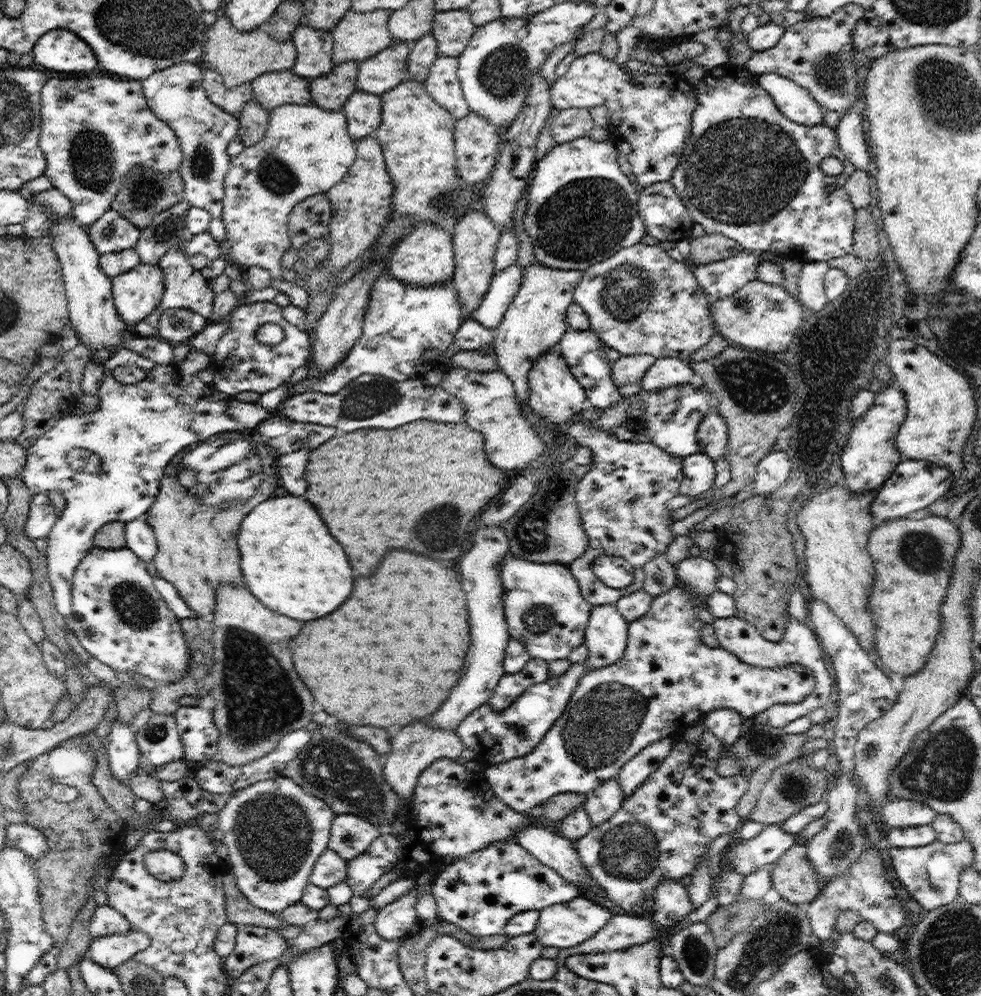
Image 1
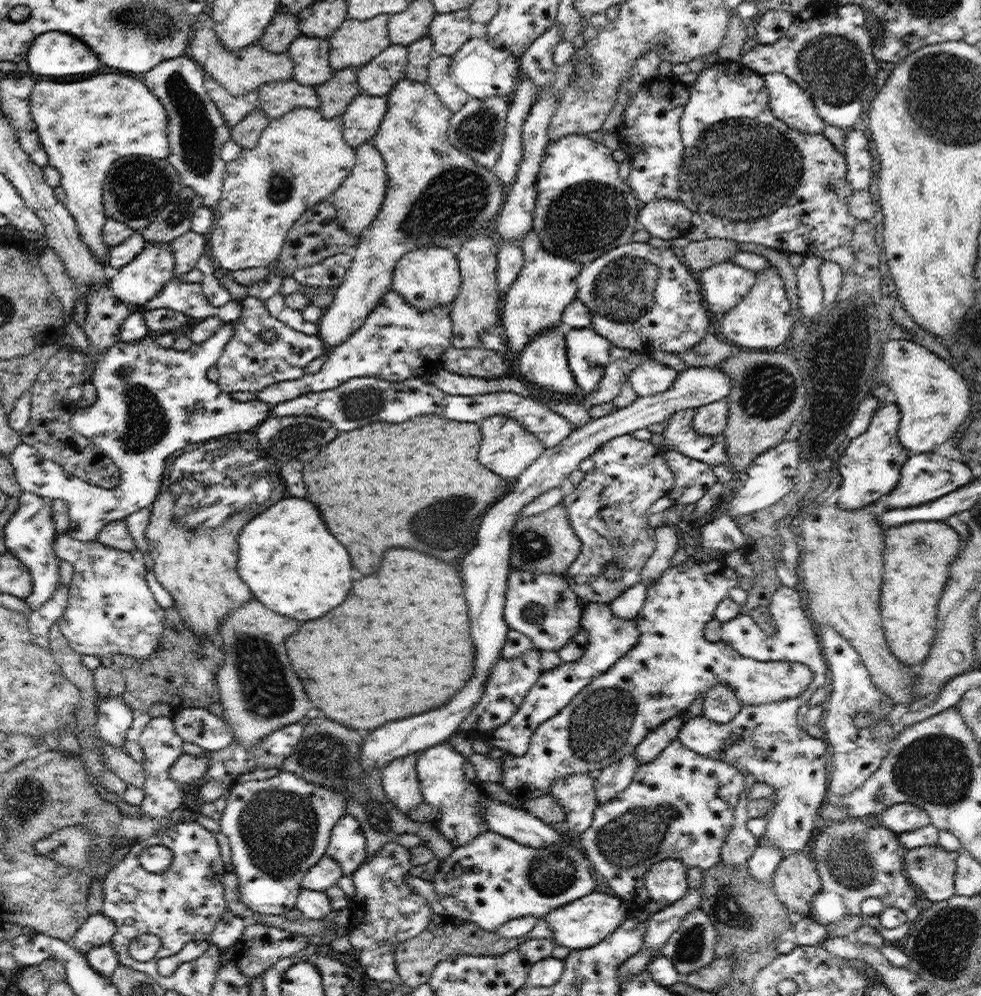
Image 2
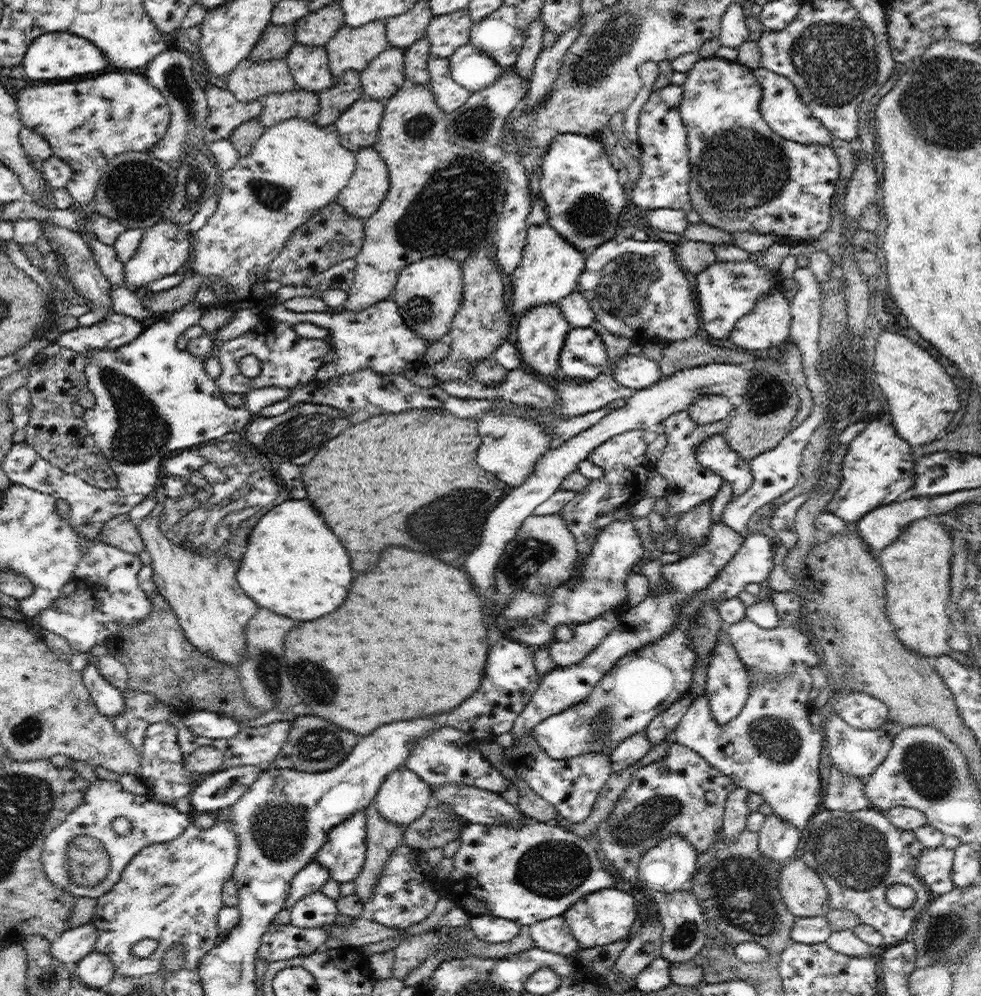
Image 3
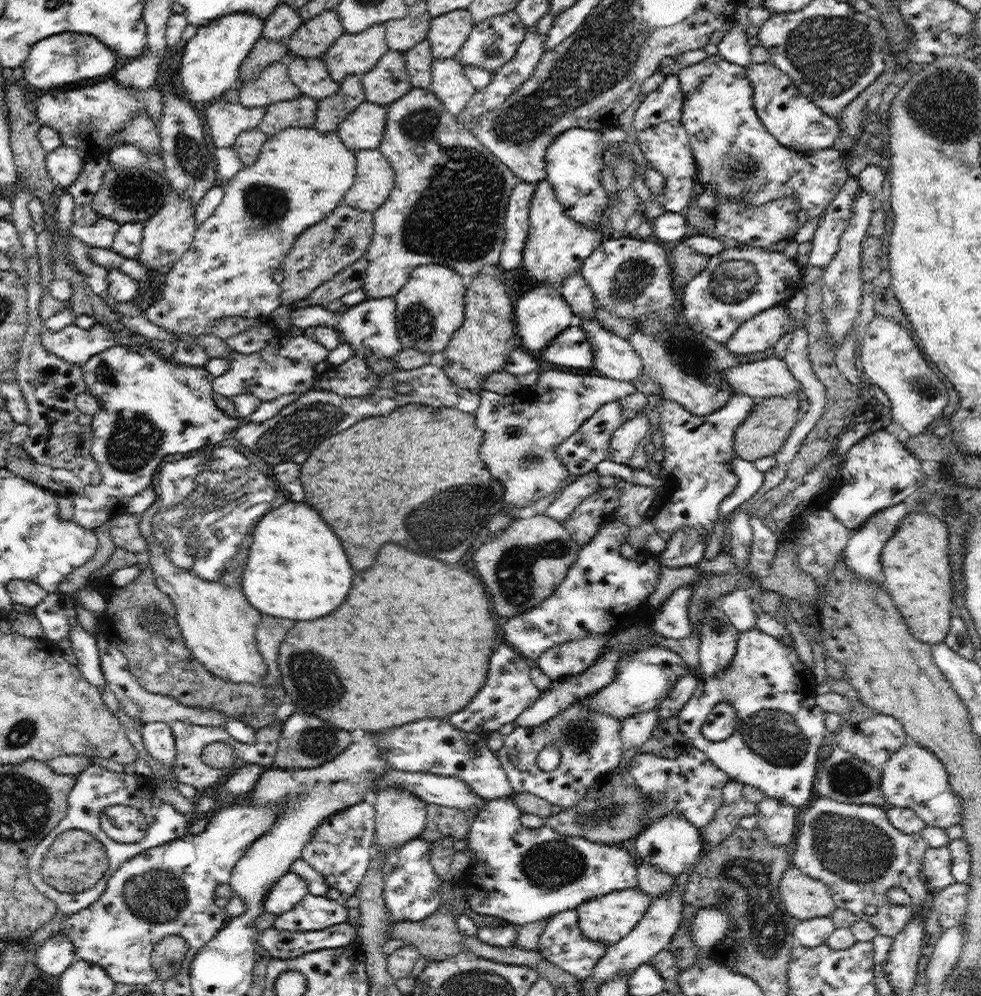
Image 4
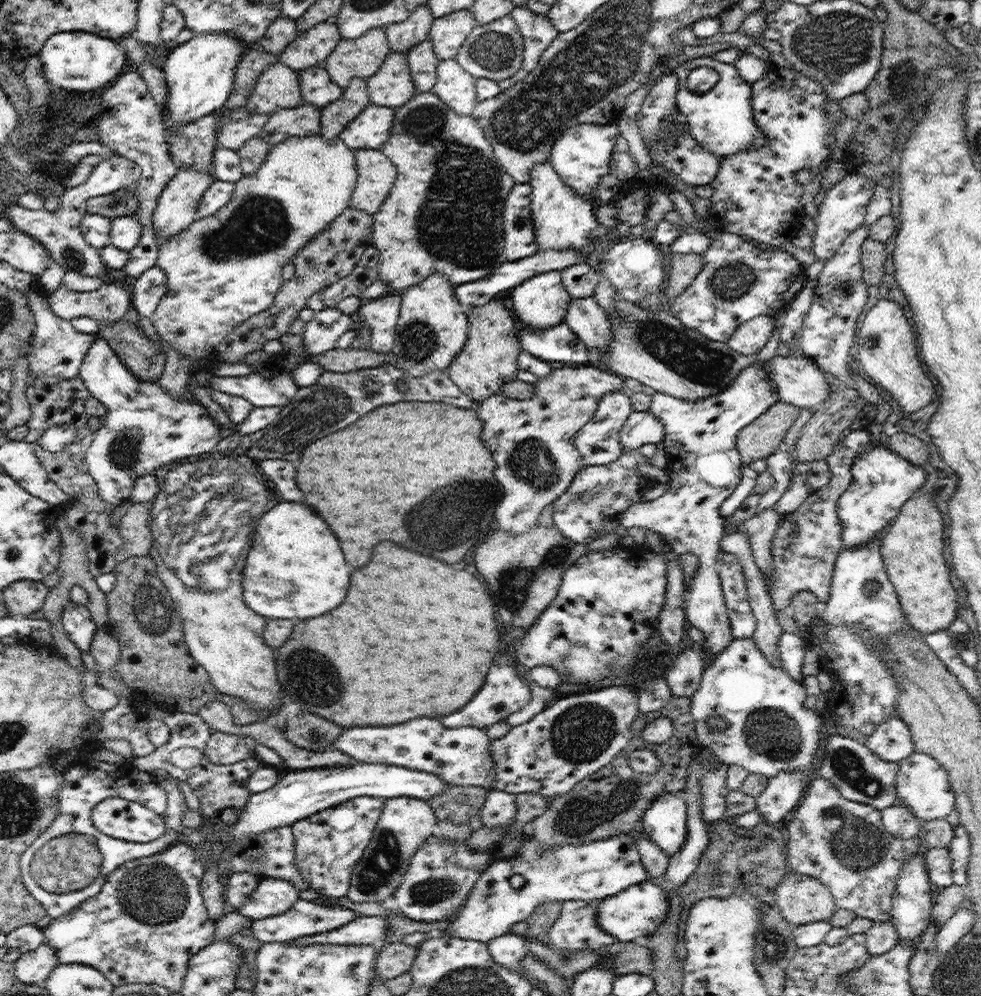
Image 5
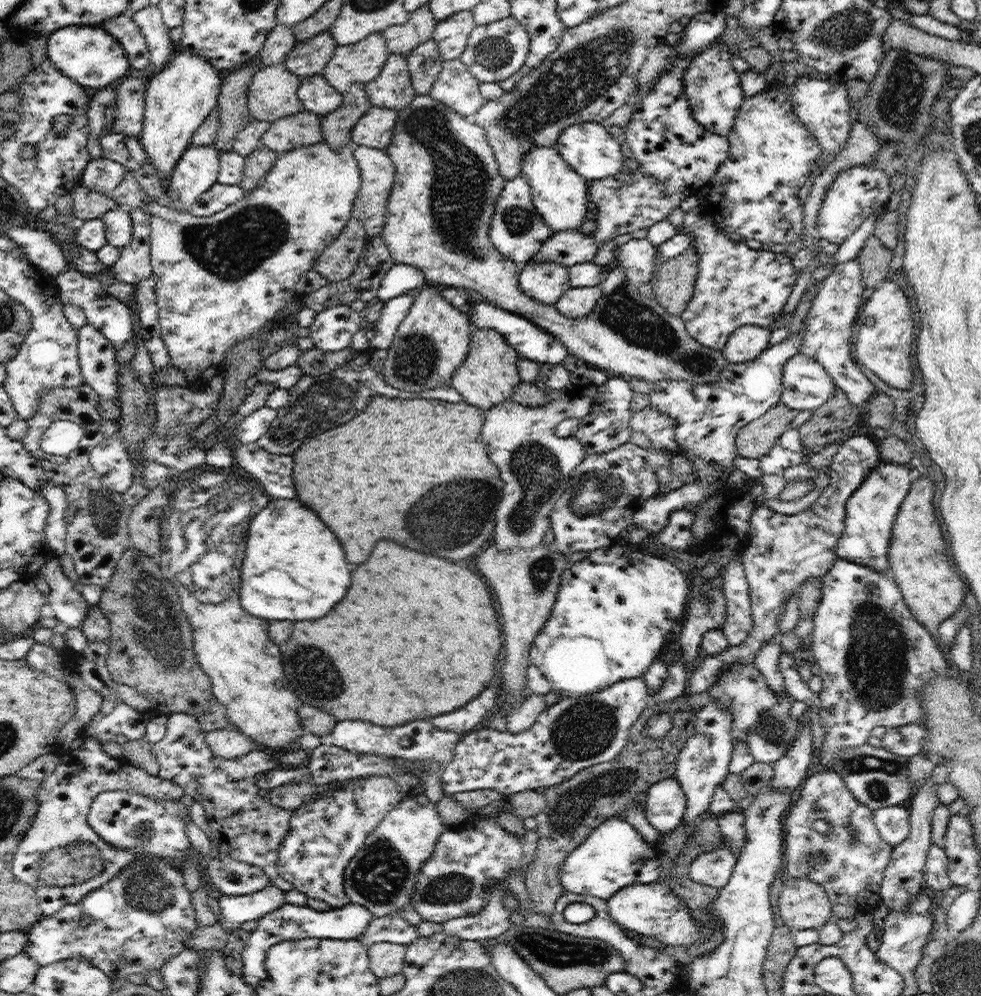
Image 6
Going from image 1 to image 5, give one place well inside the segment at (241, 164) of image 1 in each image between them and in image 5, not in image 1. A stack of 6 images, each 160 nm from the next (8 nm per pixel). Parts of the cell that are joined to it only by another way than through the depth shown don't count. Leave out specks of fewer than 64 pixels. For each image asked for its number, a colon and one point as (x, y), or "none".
2: (300, 159)
3: (296, 167)
4: (301, 175)
5: (223, 269)

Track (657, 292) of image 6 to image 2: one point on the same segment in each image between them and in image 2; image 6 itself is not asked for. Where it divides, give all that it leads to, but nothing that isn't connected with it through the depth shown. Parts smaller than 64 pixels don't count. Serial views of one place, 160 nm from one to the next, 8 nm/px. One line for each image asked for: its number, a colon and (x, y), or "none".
2: (698, 256)
3: (694, 257)
4: (688, 263)
5: (685, 268)

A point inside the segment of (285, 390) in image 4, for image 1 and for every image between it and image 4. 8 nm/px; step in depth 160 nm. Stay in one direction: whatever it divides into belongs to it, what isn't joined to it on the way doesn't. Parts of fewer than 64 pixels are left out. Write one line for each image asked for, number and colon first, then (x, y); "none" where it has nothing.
1: (241, 362)
2: (247, 363)
3: (288, 360)

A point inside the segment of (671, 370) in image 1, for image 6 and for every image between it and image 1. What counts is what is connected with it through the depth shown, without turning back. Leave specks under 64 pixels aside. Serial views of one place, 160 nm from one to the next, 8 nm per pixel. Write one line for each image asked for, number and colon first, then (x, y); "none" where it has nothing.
2: (651, 377)
3: (636, 372)
4: (614, 357)
5: (584, 316)
6: (578, 303)

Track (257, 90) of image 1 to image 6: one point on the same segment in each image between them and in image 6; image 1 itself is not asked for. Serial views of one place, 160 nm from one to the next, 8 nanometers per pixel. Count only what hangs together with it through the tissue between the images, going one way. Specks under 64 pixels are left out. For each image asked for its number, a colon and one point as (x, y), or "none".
2: (276, 98)
3: (298, 103)
4: (301, 112)
5: (304, 120)
6: (304, 128)

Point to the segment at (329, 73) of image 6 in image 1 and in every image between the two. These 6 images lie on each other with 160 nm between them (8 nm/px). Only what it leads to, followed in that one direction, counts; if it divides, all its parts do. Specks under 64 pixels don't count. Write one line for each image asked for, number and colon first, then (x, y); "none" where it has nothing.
1: (357, 36)
2: (354, 43)
3: (350, 48)
4: (352, 54)
5: (362, 57)

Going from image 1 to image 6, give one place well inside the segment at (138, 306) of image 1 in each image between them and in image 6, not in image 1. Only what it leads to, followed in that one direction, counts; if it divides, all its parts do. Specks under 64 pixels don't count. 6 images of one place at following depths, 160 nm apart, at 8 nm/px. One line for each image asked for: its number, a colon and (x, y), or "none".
2: (141, 280)
3: (164, 250)
4: (167, 236)
5: (177, 205)
6: (196, 171)

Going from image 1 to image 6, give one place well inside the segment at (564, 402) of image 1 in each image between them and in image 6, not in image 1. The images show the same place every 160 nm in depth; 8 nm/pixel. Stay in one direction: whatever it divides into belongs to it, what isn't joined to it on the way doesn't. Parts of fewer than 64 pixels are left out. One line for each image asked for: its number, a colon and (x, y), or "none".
2: (543, 362)
3: (539, 335)
4: (541, 313)
5: (540, 302)
6: (546, 282)

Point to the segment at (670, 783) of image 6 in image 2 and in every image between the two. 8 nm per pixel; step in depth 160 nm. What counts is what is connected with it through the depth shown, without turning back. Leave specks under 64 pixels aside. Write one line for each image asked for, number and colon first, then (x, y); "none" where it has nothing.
2: (666, 883)
3: (670, 866)
4: (674, 845)
5: (665, 822)

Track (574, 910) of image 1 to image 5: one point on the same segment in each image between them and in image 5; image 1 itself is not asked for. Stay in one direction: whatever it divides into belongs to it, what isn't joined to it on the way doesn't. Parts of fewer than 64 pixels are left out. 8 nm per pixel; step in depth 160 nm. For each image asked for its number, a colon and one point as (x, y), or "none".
2: (585, 922)
3: (596, 919)
4: (608, 918)
5: (633, 914)

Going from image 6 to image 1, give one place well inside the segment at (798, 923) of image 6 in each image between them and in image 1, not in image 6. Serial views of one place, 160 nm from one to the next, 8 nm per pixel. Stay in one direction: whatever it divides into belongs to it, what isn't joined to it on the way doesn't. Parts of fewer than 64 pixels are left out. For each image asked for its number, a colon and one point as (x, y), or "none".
1: (793, 876)
2: (796, 882)
3: (804, 893)
4: (804, 897)
5: (802, 899)

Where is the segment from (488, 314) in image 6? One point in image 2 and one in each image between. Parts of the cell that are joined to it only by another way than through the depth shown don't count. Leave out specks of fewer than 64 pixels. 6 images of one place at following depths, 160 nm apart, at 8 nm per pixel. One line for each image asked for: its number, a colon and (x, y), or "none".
2: (588, 353)
3: (584, 355)
4: (571, 349)
5: (558, 343)

